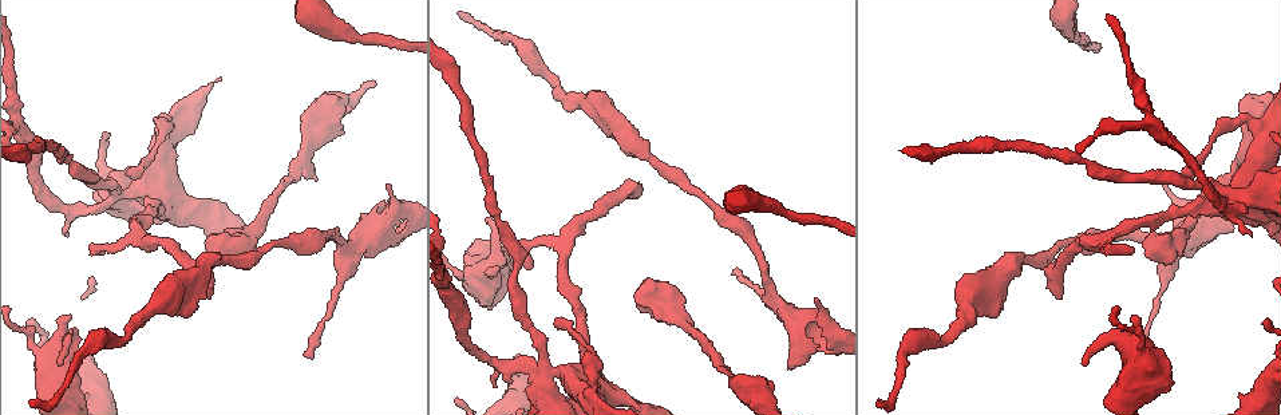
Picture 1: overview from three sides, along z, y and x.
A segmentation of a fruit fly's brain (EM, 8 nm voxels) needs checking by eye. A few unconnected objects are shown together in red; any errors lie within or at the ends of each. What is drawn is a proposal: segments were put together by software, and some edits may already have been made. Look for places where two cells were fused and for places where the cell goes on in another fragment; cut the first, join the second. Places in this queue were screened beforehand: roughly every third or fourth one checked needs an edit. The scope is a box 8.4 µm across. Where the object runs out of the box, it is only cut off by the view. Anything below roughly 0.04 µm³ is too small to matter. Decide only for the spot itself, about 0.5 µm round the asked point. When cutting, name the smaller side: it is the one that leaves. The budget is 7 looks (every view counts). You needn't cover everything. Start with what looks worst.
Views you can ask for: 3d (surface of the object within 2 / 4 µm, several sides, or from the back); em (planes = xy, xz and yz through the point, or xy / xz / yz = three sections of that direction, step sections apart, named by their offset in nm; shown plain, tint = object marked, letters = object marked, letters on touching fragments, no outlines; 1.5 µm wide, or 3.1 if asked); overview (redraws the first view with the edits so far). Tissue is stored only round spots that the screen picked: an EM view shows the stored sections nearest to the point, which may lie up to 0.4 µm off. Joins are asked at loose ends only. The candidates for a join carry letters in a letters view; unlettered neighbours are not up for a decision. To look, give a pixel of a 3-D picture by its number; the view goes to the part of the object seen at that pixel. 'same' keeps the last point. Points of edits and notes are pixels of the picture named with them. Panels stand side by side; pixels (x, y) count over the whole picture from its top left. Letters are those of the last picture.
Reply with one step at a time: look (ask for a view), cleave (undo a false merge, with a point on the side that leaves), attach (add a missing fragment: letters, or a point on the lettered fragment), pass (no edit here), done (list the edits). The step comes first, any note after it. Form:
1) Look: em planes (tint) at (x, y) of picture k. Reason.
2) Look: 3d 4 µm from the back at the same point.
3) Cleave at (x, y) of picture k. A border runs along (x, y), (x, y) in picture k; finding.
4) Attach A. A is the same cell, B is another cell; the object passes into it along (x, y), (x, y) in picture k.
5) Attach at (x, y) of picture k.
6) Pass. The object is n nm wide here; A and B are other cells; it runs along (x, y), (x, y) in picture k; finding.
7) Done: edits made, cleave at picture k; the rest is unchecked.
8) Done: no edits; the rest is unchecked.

Look: em planes (letters) at (208, 297) of picture 1. Branch stops here.

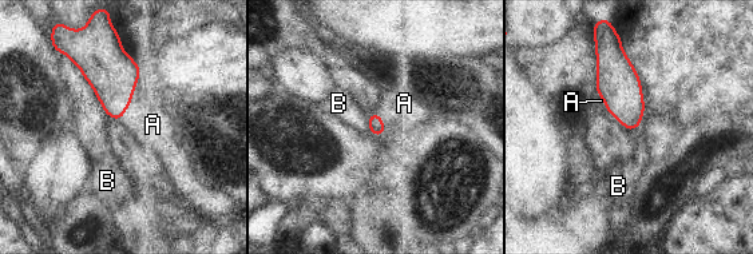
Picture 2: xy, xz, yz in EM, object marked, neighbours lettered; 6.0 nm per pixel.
Attach at (153, 124) of picture 2. A is the same cell, B is another cell; the object passes into it along (113, 74), (131, 102), (153, 124) in picture 2; it goes on there.

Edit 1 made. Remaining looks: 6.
Look: 3d 4 µm from the back at (532, 268) of picture 1. Branch stops here.

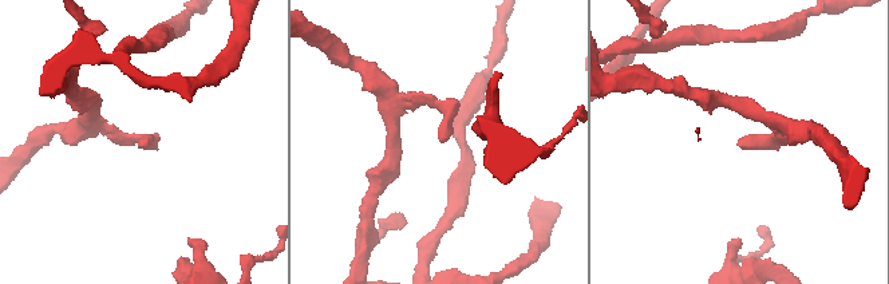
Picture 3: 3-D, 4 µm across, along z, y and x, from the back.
Look: em xy step 8 (tint) at (440, 137) of picture 3.

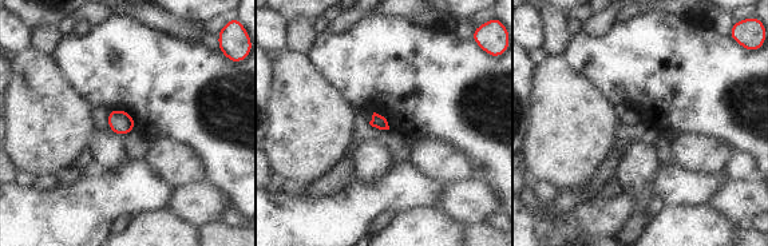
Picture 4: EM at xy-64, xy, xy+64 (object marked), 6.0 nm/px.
Look: em planes (letters) at the same point. Cut it another way.

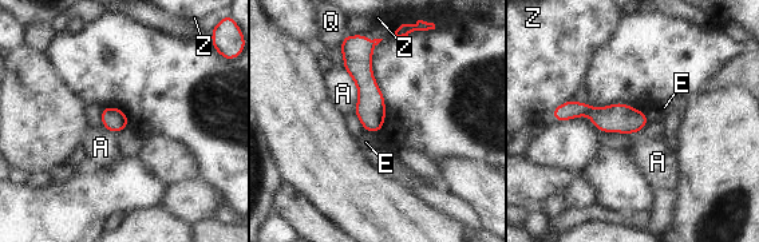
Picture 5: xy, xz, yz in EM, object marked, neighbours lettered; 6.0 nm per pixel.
Pass. The longest contact is with A, 280 nm; A, E, Q and Z are other cells; it runs along (363, 40), (363, 79), (375, 130) in picture 5; none of them fits.

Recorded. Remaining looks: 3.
Look: 3d 2 µm at (140, 315) of picture 1. Thick turns thin.

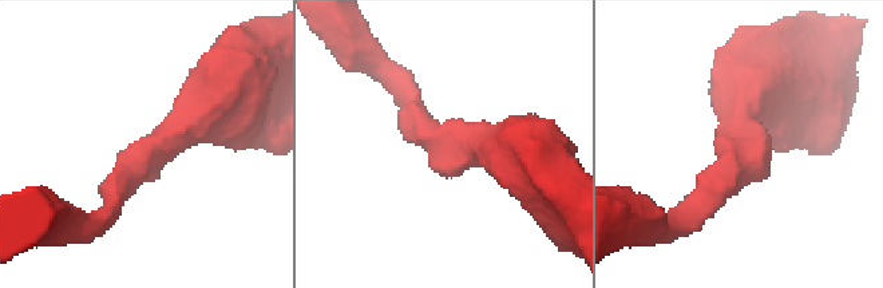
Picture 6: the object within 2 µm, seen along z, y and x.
Look: em planes (plain) at (152, 154) of picture 6. The arms are 180, 440 nm wide; now the EM.

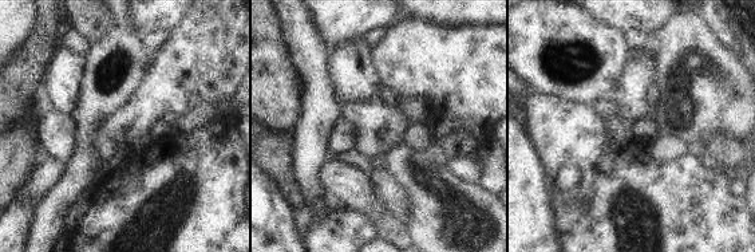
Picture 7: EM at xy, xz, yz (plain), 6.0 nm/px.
Look: em planes (letters) at the same point.

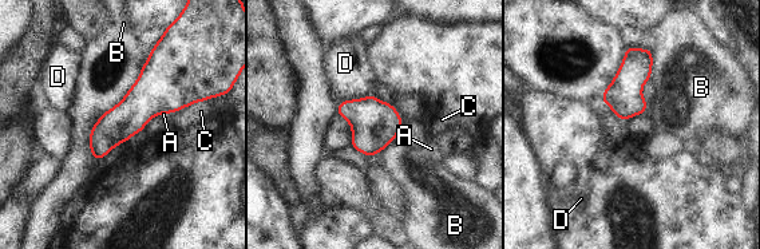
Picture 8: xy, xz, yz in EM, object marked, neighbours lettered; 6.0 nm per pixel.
Pass. The longest contact is with C, 240 nm; A, B, C and D are other cells; one cell here.

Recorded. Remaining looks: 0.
Done: edits made, attach at picture 2; the rest is unchecked.

